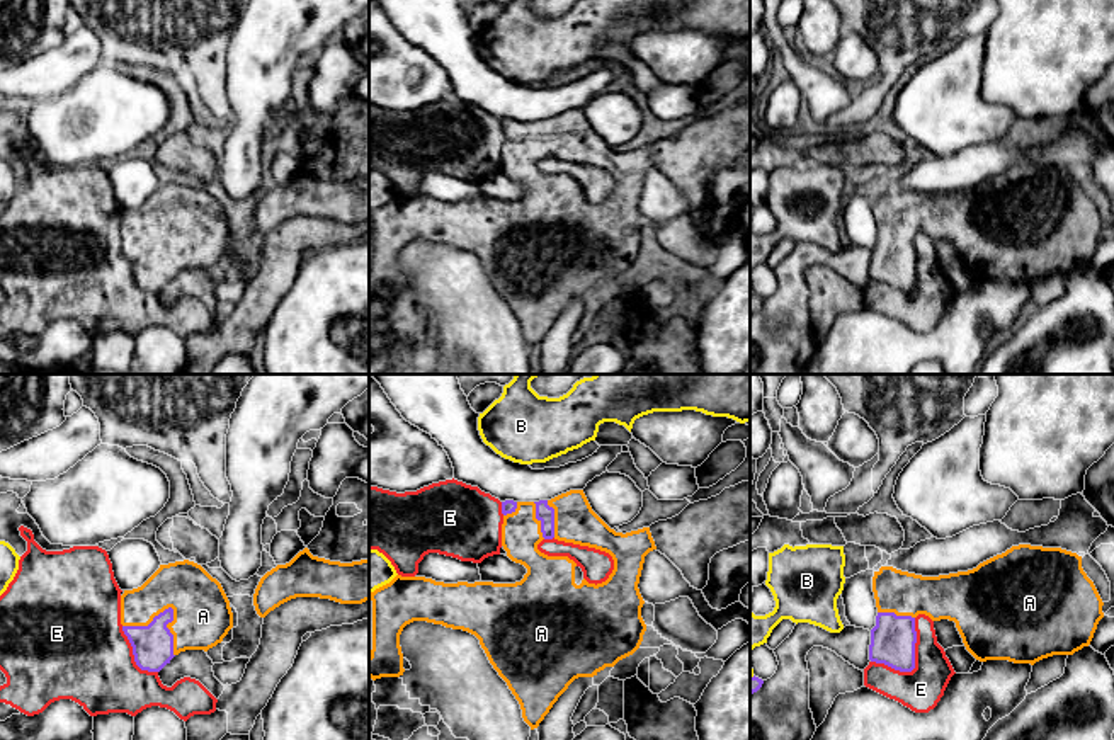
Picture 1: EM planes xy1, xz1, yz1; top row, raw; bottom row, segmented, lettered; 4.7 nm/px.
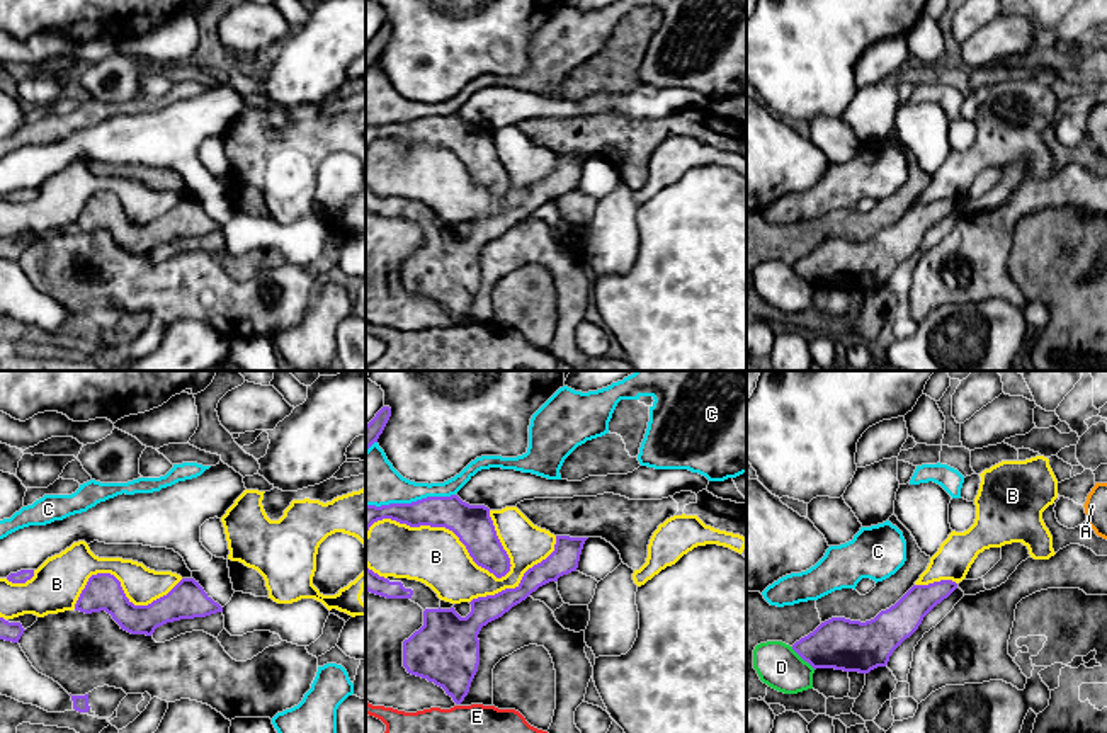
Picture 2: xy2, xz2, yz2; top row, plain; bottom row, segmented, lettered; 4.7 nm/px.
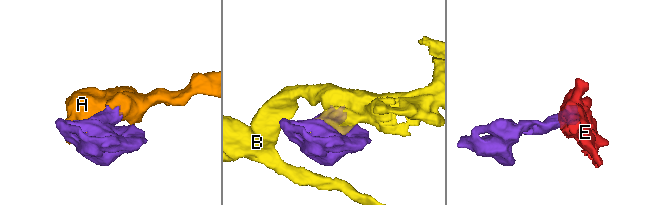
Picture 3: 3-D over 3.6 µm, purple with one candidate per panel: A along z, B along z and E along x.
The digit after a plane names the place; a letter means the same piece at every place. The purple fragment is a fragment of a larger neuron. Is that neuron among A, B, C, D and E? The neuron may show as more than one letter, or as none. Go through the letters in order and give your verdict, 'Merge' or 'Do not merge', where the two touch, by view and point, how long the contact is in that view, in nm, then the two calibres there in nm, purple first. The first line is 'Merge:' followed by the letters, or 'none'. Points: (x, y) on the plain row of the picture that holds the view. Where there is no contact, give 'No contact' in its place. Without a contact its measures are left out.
Merge: A
A: Merge. Touches purple at xy1 (170, 227). Shared border 280 nm. Thickness 190 nm (purple) against 280 nm
B: Do not merge. Touches purple at xz2 (444, 145). Shared border 700 nm. Thickness 180 nm (purple) against 280 nm
C: Do not merge. Touches purple at xz2 (412, 121). Shared border 420 nm. Thickness 160 nm (purple) against 260 nm
D: Do not merge. Touches purple at yz2 (803, 278). Shared border 160 nm. Thickness 240 nm (purple) against 200 nm
E: Do not merge. Touches purple at yz1 (914, 283). Shared border 300 nm. Thickness 220 nm (purple) against 200 nm

